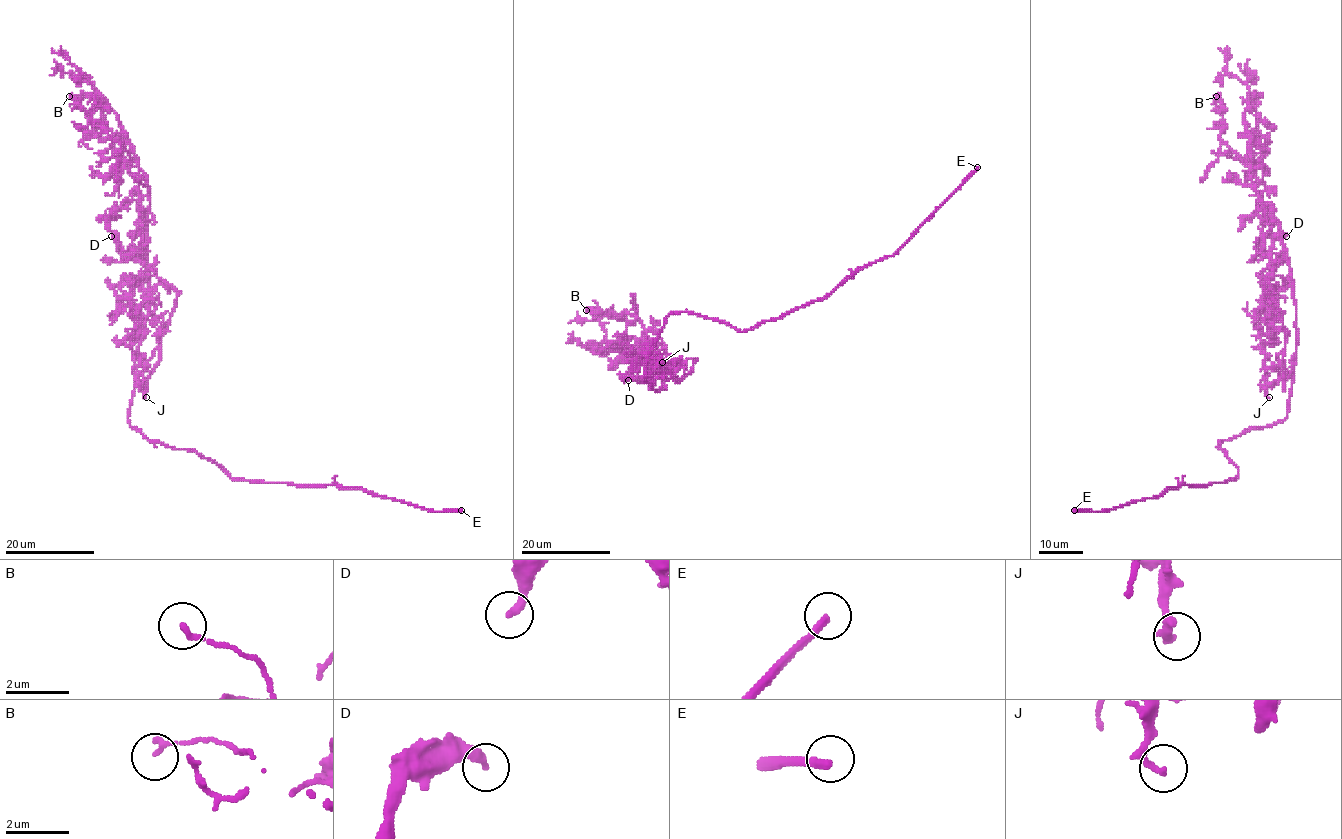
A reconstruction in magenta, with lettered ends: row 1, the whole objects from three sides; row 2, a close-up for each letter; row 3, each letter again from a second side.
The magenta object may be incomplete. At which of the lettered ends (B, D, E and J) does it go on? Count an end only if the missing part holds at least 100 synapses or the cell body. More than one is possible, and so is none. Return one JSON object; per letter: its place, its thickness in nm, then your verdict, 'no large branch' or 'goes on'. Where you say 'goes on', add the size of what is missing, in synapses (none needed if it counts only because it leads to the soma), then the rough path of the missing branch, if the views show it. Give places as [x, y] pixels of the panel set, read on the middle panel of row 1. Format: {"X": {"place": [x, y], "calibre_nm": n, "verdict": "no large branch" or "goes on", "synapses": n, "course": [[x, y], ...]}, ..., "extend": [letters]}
{"B": {"place": [586, 310], "calibre_nm": 180, "verdict": "no large branch"}, "D": {"place": [628, 380], "calibre_nm": 280, "verdict": "no large branch"}, "E": {"place": [977, 167], "calibre_nm": 240, "verdict": "goes on", "course": [[977, 167], [990, 155], [1003, 157]]}, "J": {"place": [662, 362], "calibre_nm": 220, "verdict": "no large branch"}, "extend": ["E"]}

